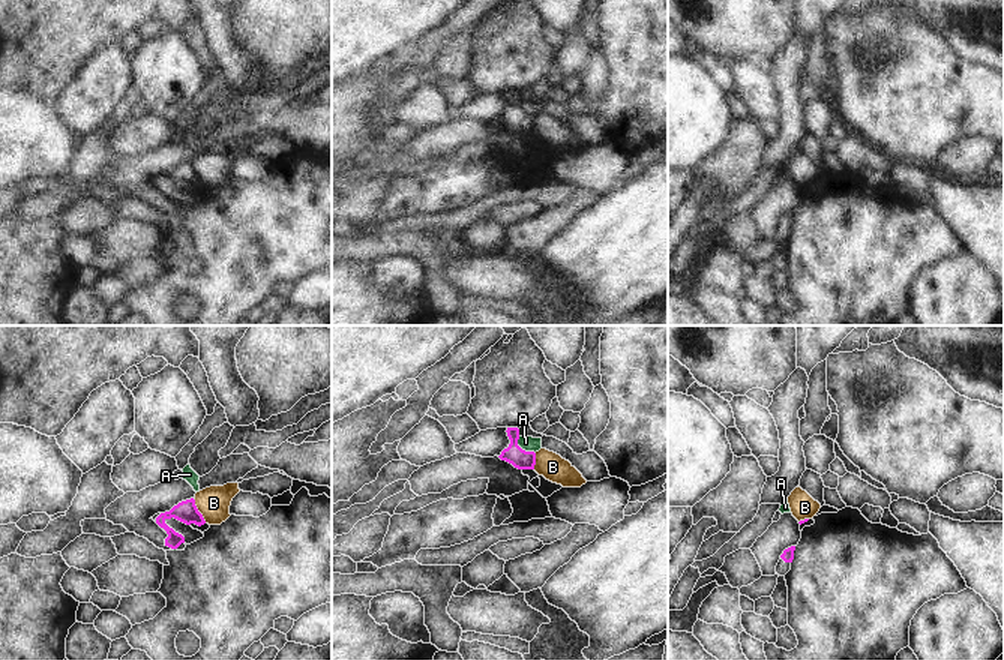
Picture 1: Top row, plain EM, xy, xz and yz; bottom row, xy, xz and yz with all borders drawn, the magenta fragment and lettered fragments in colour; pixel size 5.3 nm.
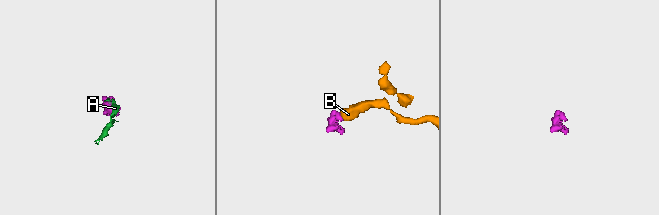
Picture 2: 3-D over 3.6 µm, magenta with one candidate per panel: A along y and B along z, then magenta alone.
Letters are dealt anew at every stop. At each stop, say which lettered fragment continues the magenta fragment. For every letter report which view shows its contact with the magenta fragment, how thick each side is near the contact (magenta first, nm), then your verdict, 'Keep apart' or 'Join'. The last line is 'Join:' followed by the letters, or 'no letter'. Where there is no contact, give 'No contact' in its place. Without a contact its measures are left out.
A: Touches magenta in xz. Thickness 110 nm (magenta) against 80 nm. Join
B: Touches magenta in xy. Thickness 120 nm (magenta) against 180 nm. Keep apart
Join: A

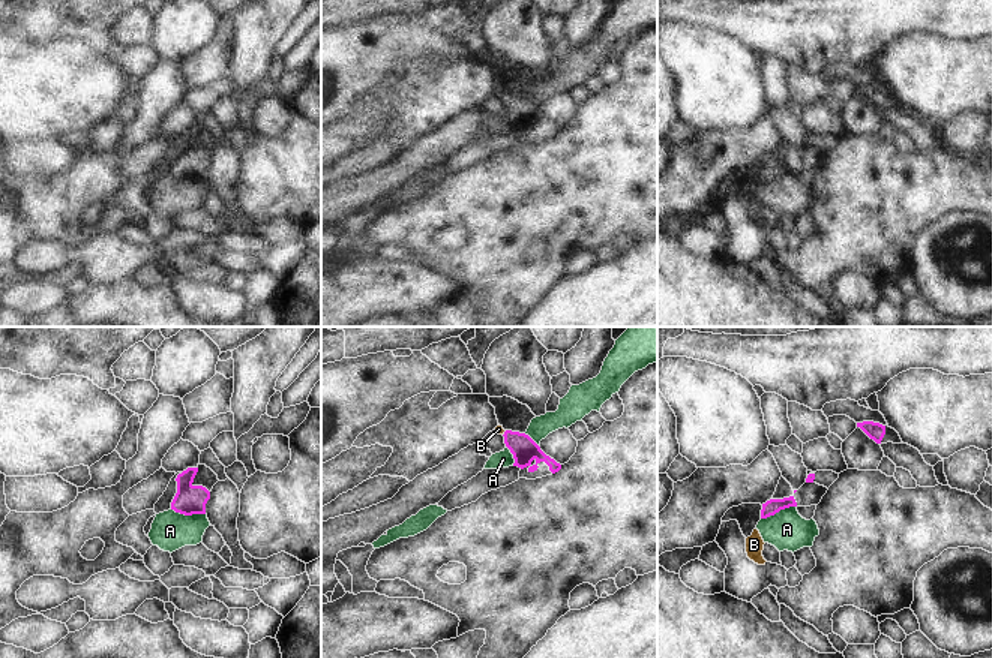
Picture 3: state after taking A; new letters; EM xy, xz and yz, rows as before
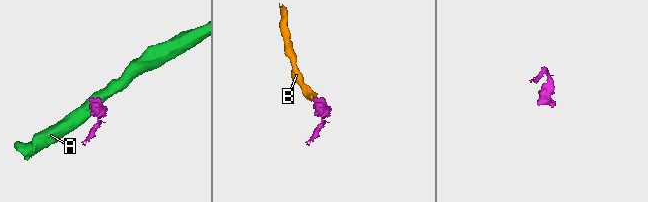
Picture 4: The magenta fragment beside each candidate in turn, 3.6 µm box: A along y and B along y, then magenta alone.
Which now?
A: Touches magenta in yz. Thickness 80 nm (magenta) against 220 nm. Keep apart
B: Touches magenta in xz. Thickness 140 nm (magenta) against 50 nm. Join
Join: B

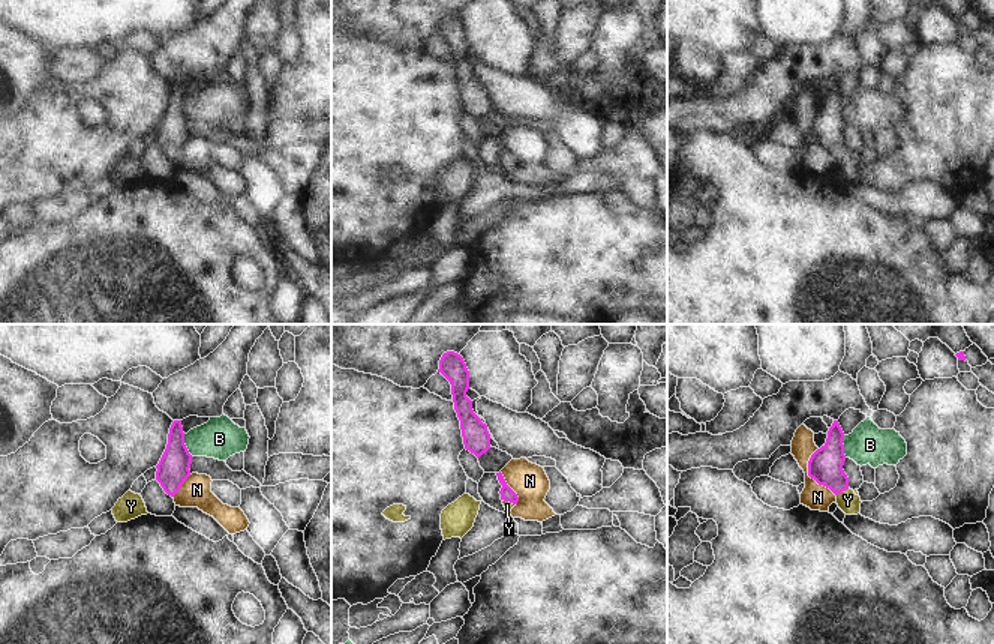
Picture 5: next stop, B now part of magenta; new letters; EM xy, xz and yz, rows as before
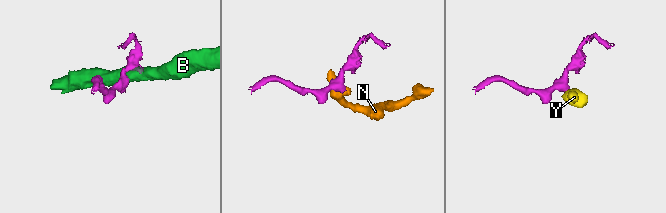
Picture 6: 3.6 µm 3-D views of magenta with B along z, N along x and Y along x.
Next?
B: Touches magenta in xy. Thickness 170 nm (magenta) against 220 nm. Keep apart
N: Touches magenta in yz. Thickness 190 nm (magenta) against 140 nm. Keep apart
Y: Touches magenta in yz. Thickness 190 nm (magenta) against 110 nm. Join
Join: Y

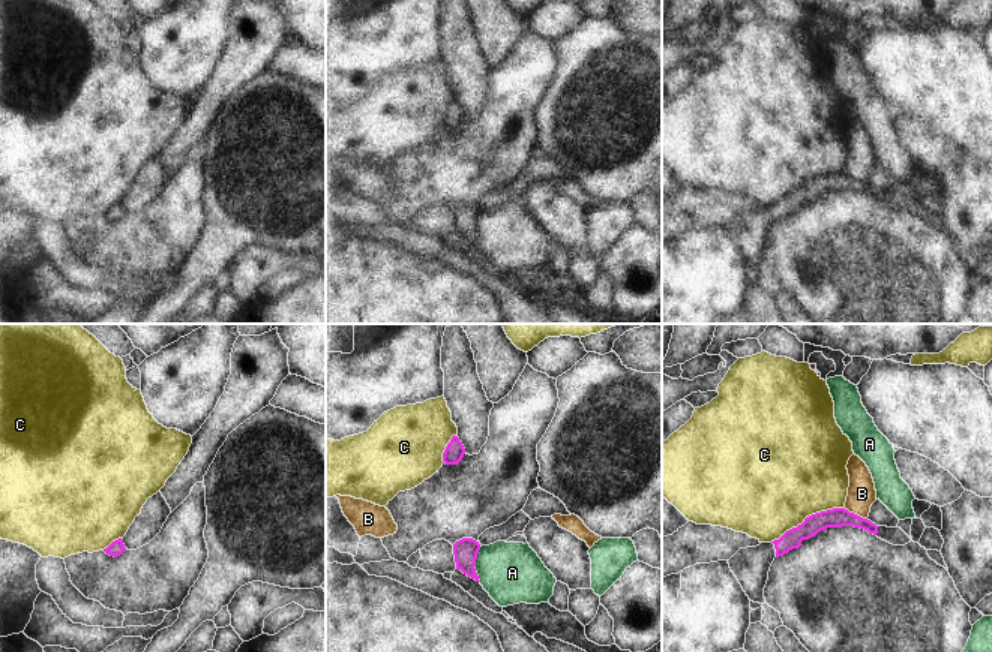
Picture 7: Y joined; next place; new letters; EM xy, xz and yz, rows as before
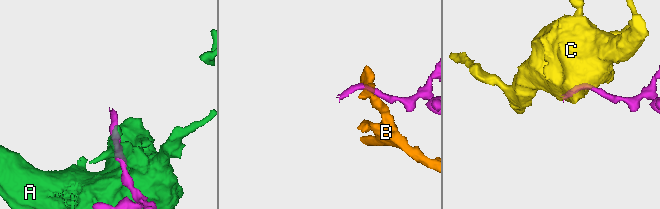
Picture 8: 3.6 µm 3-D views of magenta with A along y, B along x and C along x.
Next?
A: Touches magenta in xz. Thickness 130 nm (magenta) against 320 nm. Keep apart
B: Touches magenta in yz. Thickness 110 nm (magenta) against 150 nm. Keep apart
C: Touches magenta in yz. Thickness 110 nm (magenta) against 500 nm. Keep apart
Join: no letter

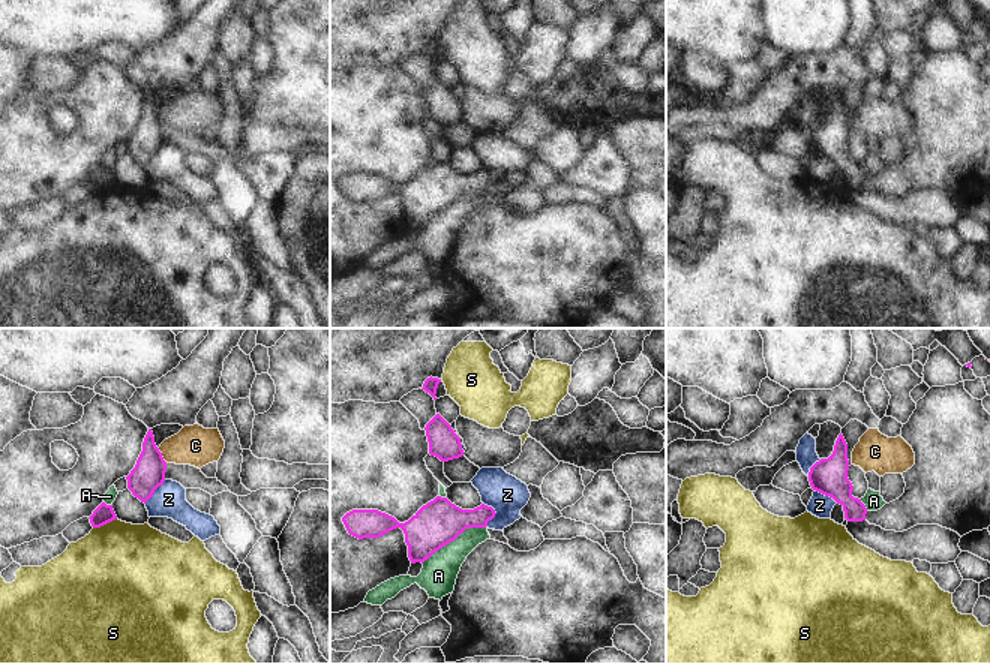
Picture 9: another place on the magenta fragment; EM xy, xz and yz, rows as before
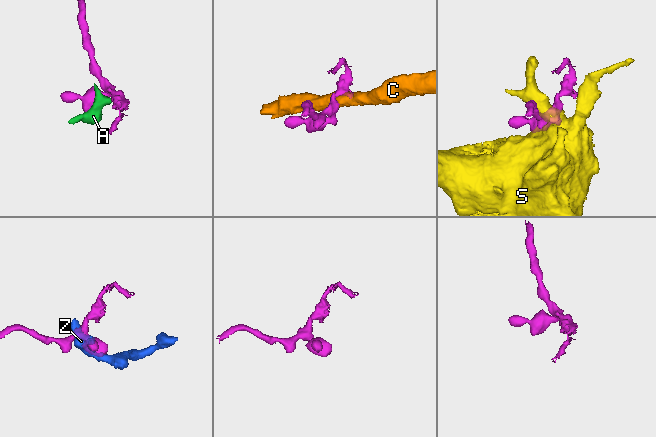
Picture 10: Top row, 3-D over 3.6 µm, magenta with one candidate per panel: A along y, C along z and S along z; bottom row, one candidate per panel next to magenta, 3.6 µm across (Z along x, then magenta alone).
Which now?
A: Touches magenta in xz. Thickness 240 nm (magenta) against 190 nm. Keep apart
C: Touches magenta in xy. Thickness 170 nm (magenta) against 220 nm. Keep apart
S: Touches magenta in xy. Thickness 100 nm (magenta) against 480 nm. Keep apart
Z: Touches magenta in xz. Thickness 170 nm (magenta) against 200 nm. Keep apart
Join: no letter

